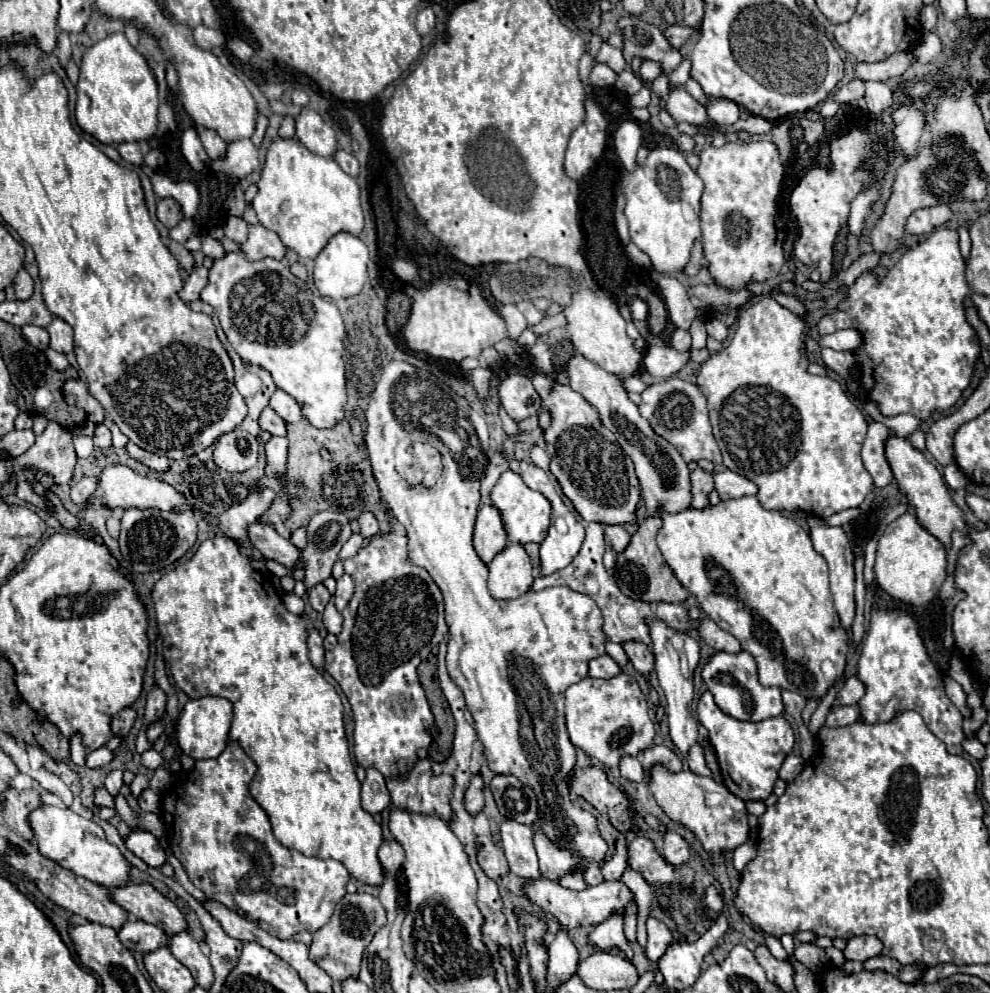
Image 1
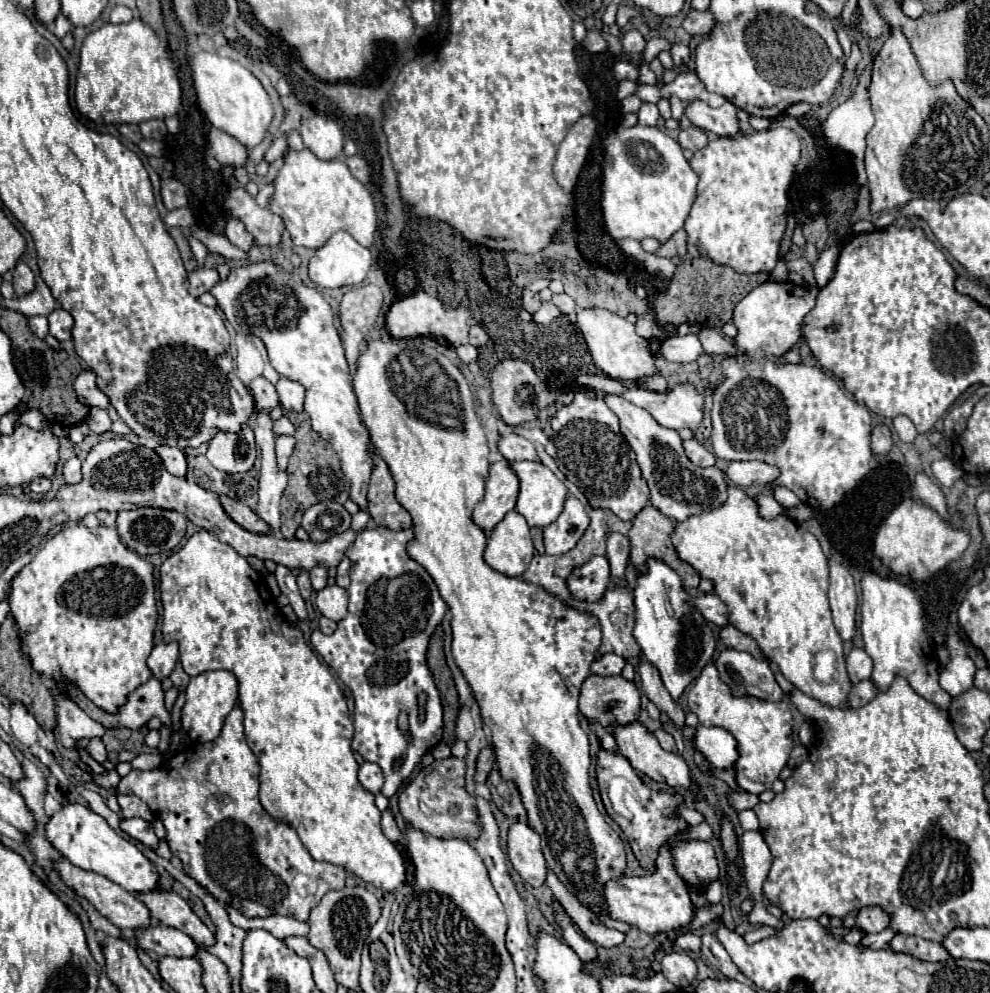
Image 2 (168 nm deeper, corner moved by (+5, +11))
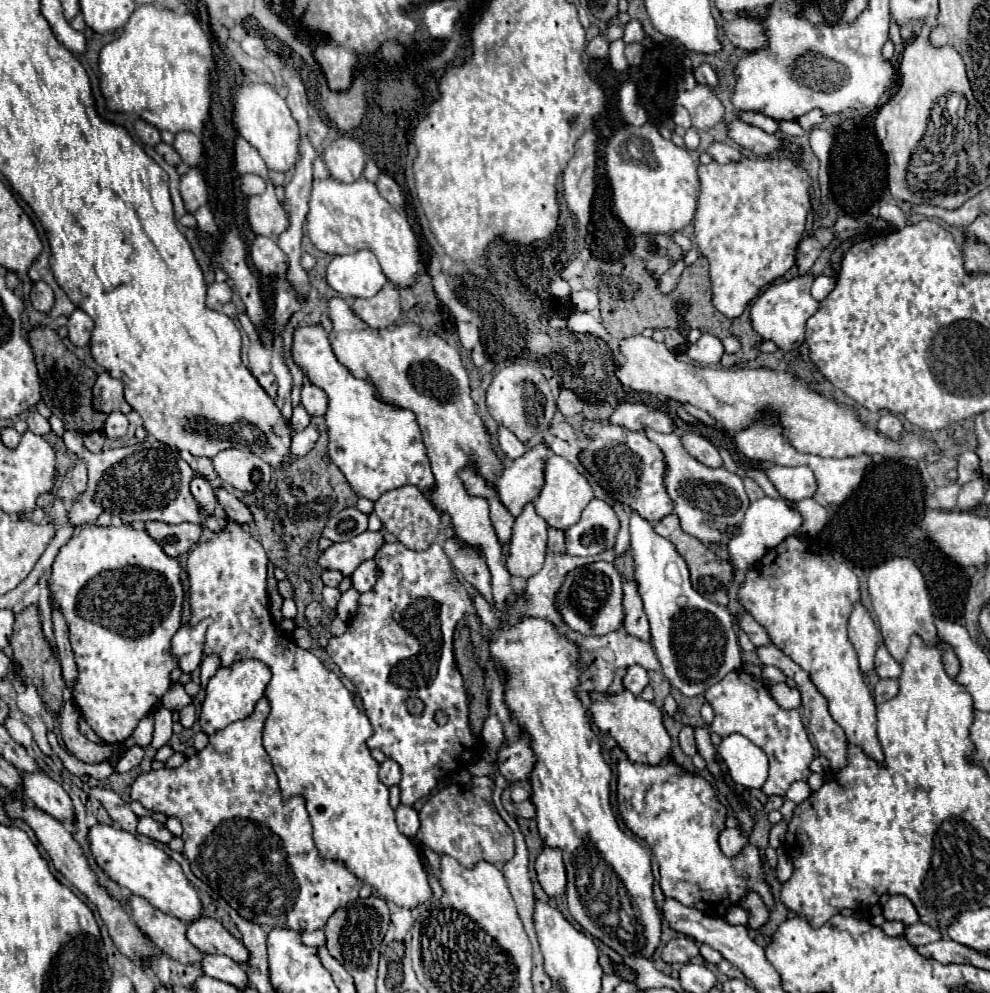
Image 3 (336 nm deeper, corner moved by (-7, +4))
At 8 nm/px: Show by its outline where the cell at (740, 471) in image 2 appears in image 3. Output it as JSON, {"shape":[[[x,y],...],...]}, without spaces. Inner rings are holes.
{"shape":[[[770,466],[770,468],[766,468],[766,476],[774,484],[778,494],[792,502],[810,498],[812,492],[816,490],[814,474],[808,466],[794,466],[794,468]]]}

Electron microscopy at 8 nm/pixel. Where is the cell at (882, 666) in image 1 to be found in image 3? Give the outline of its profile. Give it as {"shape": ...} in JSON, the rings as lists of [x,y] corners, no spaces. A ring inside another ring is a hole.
{"shape":[[[892,558],[886,564],[876,566],[868,576],[868,592],[872,598],[872,606],[876,610],[878,622],[880,622],[884,646],[896,658],[896,662],[904,660],[912,636],[920,636],[930,646],[938,642],[938,632],[934,626],[934,614],[930,608],[926,582],[924,582],[922,572],[912,560]]]}

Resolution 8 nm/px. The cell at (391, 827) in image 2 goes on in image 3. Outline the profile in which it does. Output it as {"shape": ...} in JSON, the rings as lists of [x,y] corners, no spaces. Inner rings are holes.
{"shape":[[[398,806],[396,808],[396,824],[398,824],[398,830],[408,836],[408,838],[414,838],[418,828],[420,828],[420,820],[418,820],[418,814],[414,808],[410,806]]]}

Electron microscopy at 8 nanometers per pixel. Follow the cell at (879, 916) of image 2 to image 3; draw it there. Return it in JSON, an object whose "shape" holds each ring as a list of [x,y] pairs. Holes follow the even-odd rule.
{"shape":[[[890,896],[882,910],[884,918],[890,922],[902,922],[904,926],[918,922],[918,912],[906,896]]]}

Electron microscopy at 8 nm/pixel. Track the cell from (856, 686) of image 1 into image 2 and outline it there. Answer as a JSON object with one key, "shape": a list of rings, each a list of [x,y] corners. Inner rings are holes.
{"shape":[[[852,649],[852,653],[846,659],[846,667],[848,667],[852,683],[856,685],[862,679],[870,679],[874,663],[872,663],[870,655],[864,653],[864,649]]]}

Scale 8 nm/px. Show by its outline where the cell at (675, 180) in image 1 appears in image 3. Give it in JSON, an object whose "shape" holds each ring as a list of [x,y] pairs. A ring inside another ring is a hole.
{"shape":[[[648,122],[648,124],[640,126],[640,128],[636,128],[636,126],[624,126],[622,130],[618,130],[618,132],[610,138],[610,142],[608,142],[608,146],[606,146],[606,172],[608,172],[608,178],[610,178],[610,184],[612,184],[616,216],[618,216],[618,220],[626,226],[628,232],[632,232],[632,234],[672,234],[672,232],[680,232],[682,228],[686,228],[686,226],[692,224],[694,214],[696,214],[698,194],[700,194],[700,180],[698,180],[698,174],[696,174],[696,164],[694,164],[694,160],[690,158],[690,154],[688,154],[686,148],[676,146],[672,140],[664,140],[654,124]]]}

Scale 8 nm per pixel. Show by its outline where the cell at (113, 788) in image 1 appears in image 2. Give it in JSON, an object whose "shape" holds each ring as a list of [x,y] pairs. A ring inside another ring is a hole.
{"shape":[[[100,737],[90,739],[90,743],[86,745],[86,751],[94,761],[98,761],[98,763],[106,761],[106,747],[104,747],[104,741]]]}

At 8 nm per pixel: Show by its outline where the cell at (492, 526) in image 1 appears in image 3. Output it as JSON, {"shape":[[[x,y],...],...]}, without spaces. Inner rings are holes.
{"shape":[[[546,444],[532,446],[524,456],[512,460],[512,464],[504,470],[500,480],[496,482],[498,498],[506,506],[506,510],[518,518],[526,504],[530,504],[544,484],[544,456],[548,448]]]}

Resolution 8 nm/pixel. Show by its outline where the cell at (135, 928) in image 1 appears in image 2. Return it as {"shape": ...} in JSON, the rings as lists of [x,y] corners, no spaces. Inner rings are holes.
{"shape":[[[152,925],[144,931],[136,931],[136,937],[144,951],[154,951],[158,957],[194,957],[196,949],[204,949],[194,943],[186,933],[166,927],[166,925]]]}

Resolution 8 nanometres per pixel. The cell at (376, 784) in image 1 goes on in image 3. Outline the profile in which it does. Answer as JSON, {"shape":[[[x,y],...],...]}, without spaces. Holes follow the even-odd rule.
{"shape":[[[384,760],[380,764],[380,772],[378,772],[378,778],[384,786],[396,786],[400,782],[400,768],[394,760]]]}

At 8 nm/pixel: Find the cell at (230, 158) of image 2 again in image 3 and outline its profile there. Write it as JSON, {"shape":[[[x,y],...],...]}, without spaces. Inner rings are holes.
{"shape":[[[236,138],[234,144],[234,168],[236,172],[242,174],[258,174],[262,178],[268,176],[268,168],[256,148],[252,148],[244,138]]]}

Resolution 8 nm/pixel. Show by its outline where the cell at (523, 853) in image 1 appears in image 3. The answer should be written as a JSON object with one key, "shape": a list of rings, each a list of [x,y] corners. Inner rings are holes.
{"shape":[[[544,846],[542,852],[536,858],[534,870],[536,870],[536,878],[542,886],[542,890],[550,898],[564,894],[564,890],[566,890],[566,870],[564,870],[564,864],[562,864],[560,848]]]}

